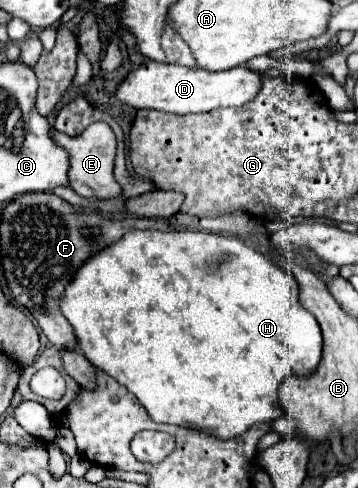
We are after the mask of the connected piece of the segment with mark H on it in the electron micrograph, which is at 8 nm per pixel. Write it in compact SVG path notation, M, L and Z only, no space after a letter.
M189 230L127 232L127 236L117 240L113 248L105 248L105 252L99 252L93 260L89 260L89 264L81 266L81 272L77 272L77 276L69 282L69 288L65 290L65 296L61 298L61 312L69 320L69 324L75 328L75 336L79 340L79 348L83 356L95 368L103 370L107 376L115 378L129 392L133 392L153 422L201 430L217 440L235 438L257 422L281 418L281 410L275 404L277 404L277 396L279 396L279 388L283 380L287 376L309 376L321 360L321 330L319 330L315 316L309 314L299 304L299 284L295 276L235 236L223 236L223 234L213 234L213 232L189 232Z

